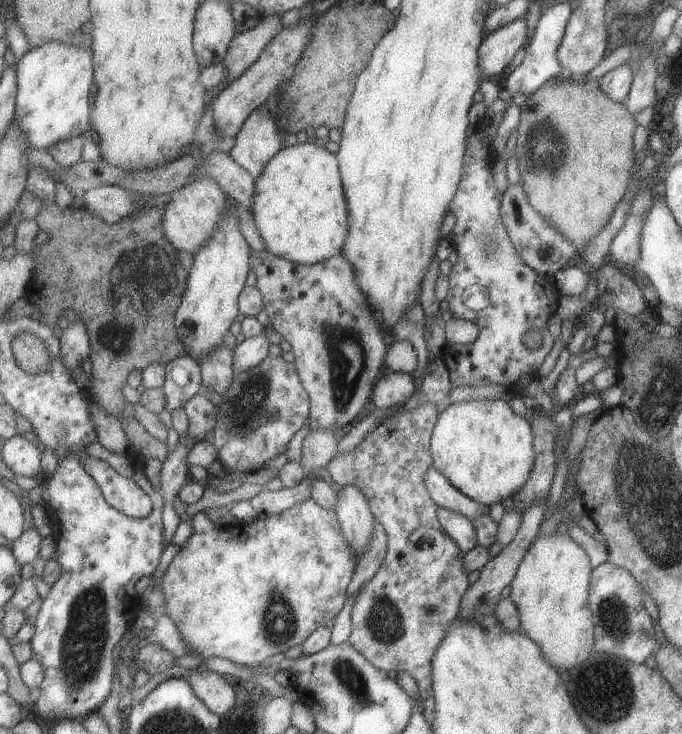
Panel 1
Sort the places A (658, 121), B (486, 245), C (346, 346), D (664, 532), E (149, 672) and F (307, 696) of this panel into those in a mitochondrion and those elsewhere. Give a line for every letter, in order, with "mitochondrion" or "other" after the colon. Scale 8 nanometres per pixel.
A: other
B: mitochondrion
C: mitochondrion
D: mitochondrion
E: other
F: other

